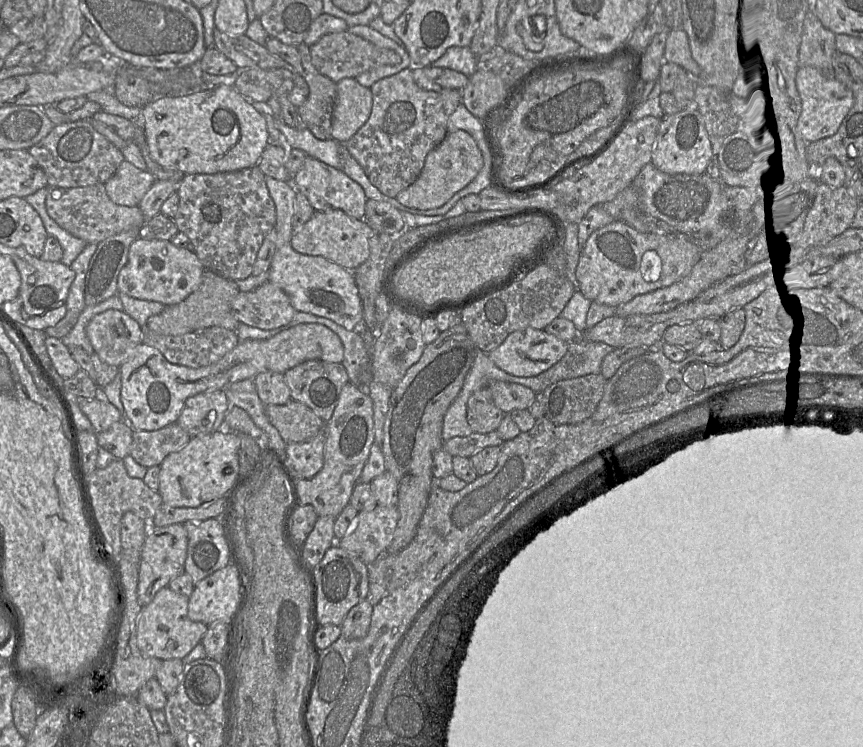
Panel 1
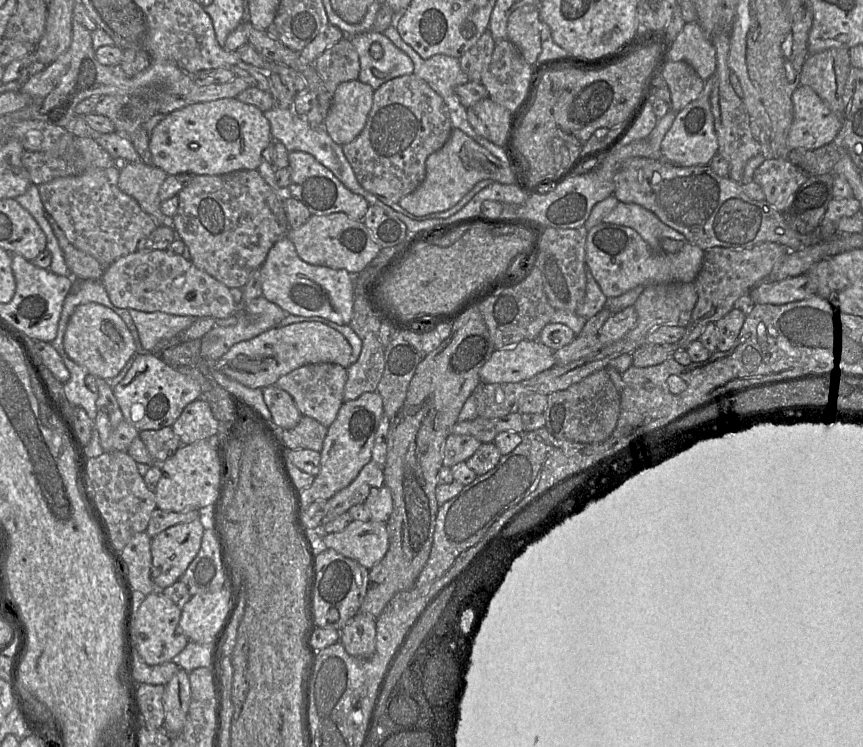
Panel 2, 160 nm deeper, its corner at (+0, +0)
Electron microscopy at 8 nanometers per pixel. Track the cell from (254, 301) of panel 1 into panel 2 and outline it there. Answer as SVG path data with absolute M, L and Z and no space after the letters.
M137 250L123 256L105 268L101 282L111 302L120 308L218 319L239 314L240 310L230 288L197 268L190 259L169 250Z

